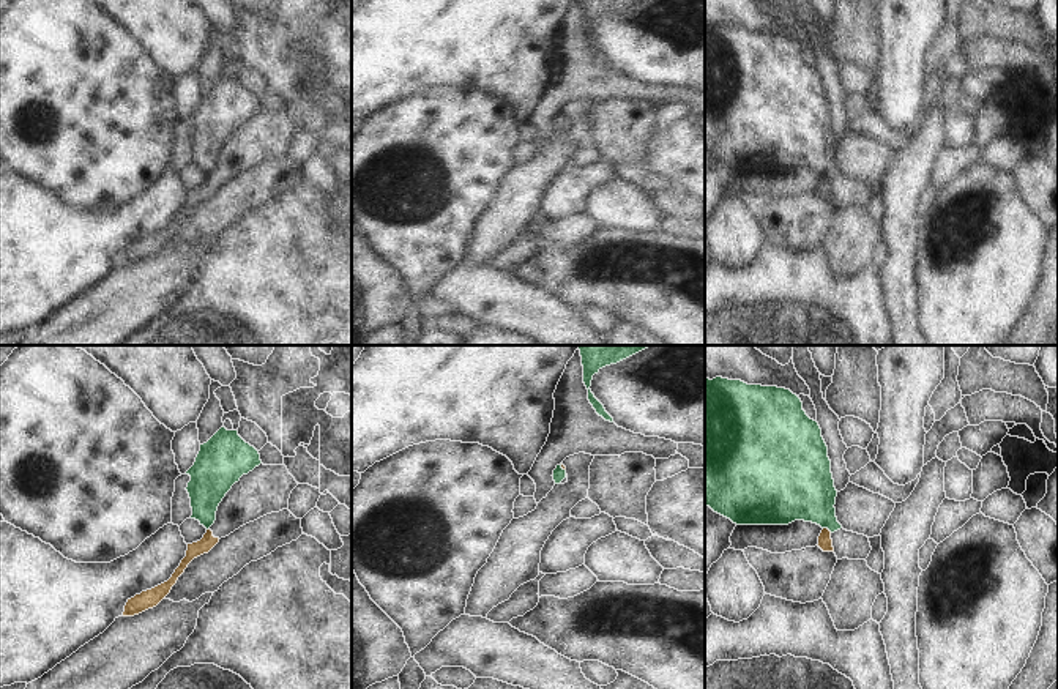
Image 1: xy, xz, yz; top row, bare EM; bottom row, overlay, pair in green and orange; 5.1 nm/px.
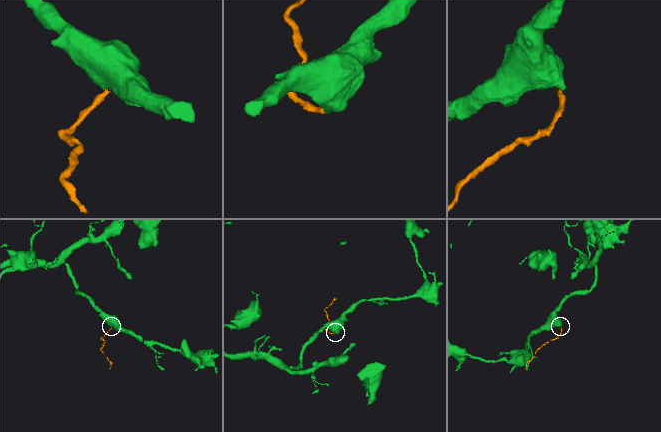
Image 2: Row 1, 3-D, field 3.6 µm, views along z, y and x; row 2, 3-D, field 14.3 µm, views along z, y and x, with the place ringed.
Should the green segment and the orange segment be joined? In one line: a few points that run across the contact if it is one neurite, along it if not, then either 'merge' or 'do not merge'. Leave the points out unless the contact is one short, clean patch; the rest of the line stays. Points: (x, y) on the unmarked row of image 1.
line yz (823, 174), (831, 178); do not merge

